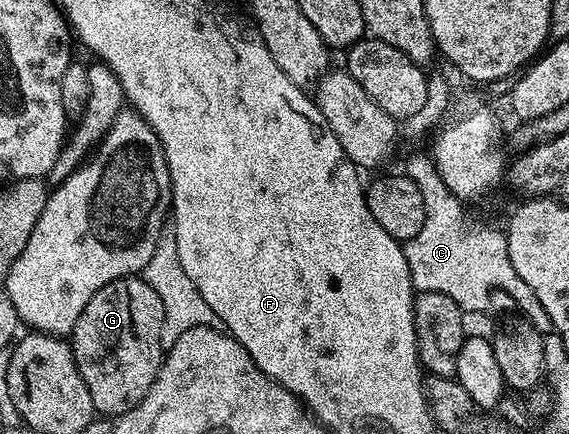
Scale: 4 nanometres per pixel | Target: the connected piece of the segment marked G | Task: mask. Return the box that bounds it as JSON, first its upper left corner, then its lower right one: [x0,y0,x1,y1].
[71,277,164,417]

